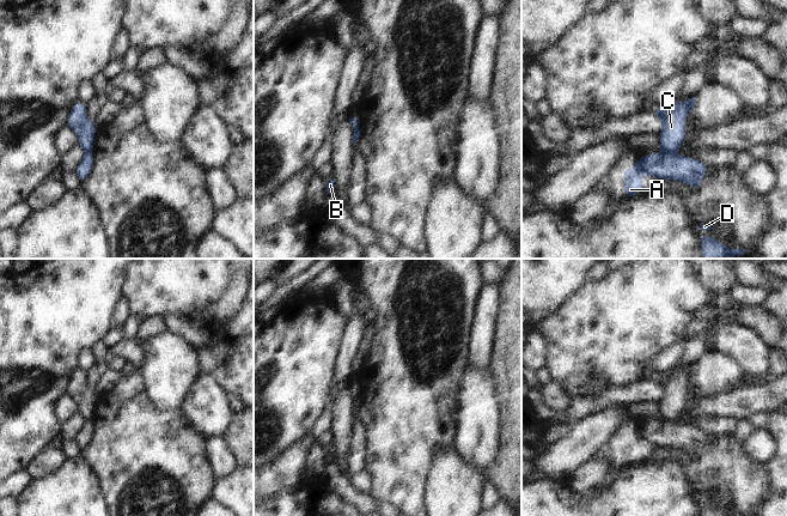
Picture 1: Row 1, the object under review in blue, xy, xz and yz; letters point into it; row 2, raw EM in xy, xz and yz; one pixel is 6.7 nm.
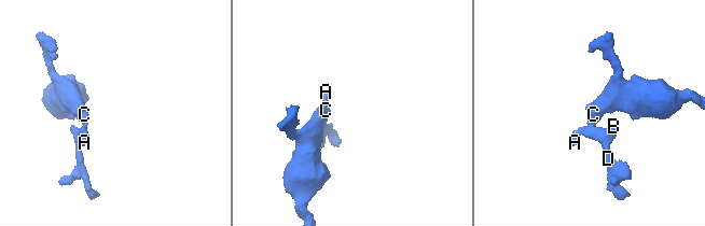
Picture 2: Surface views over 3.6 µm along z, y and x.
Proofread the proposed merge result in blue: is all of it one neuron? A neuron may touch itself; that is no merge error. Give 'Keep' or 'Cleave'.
Cleave

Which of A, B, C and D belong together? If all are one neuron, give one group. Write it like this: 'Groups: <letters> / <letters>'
Groups: A B D / C

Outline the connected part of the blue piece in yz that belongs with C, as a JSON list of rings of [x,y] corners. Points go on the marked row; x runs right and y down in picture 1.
[[[696,97],[685,102],[670,102],[655,108],[655,119],[663,120],[663,130],[659,134],[661,152],[675,153],[683,145],[687,114],[695,113],[695,99]]]

